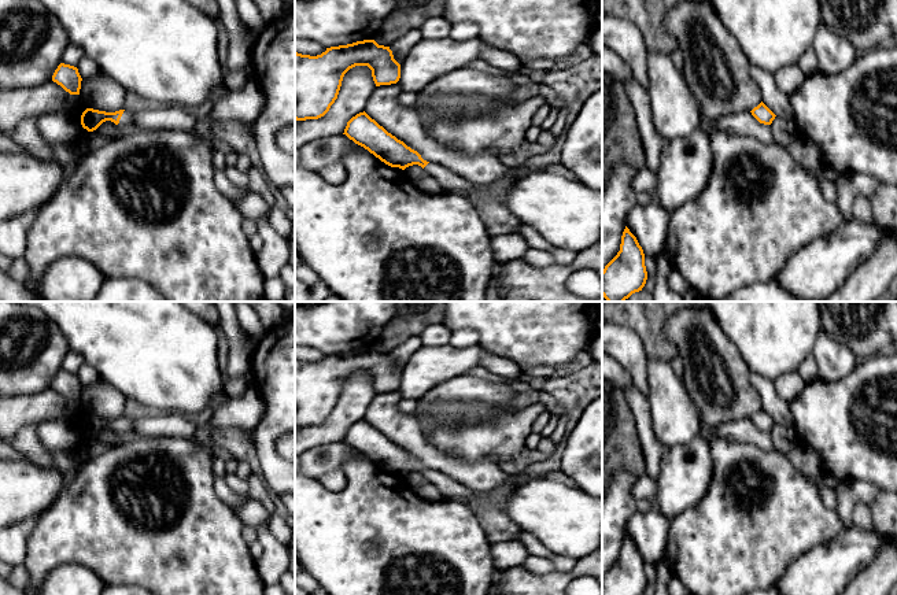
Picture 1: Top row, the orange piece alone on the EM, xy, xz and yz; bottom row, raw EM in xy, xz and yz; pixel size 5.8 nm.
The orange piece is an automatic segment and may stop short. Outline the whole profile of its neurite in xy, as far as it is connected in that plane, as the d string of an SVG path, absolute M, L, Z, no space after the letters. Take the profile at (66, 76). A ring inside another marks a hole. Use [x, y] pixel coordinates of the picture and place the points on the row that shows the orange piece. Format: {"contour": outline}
{"contour": "M60 63L52 75L52 81L70 95L80 95L82 78L77 67Z"}

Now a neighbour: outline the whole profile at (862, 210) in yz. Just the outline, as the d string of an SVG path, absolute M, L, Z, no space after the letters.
M861 196L857 197L853 203L852 218L863 222L872 221L872 208L871 208L870 200Z

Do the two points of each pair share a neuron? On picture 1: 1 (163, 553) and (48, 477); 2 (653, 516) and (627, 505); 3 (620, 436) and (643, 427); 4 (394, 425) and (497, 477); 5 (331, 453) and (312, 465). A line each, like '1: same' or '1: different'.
1: different
2: different
3: different
4: same
5: same

